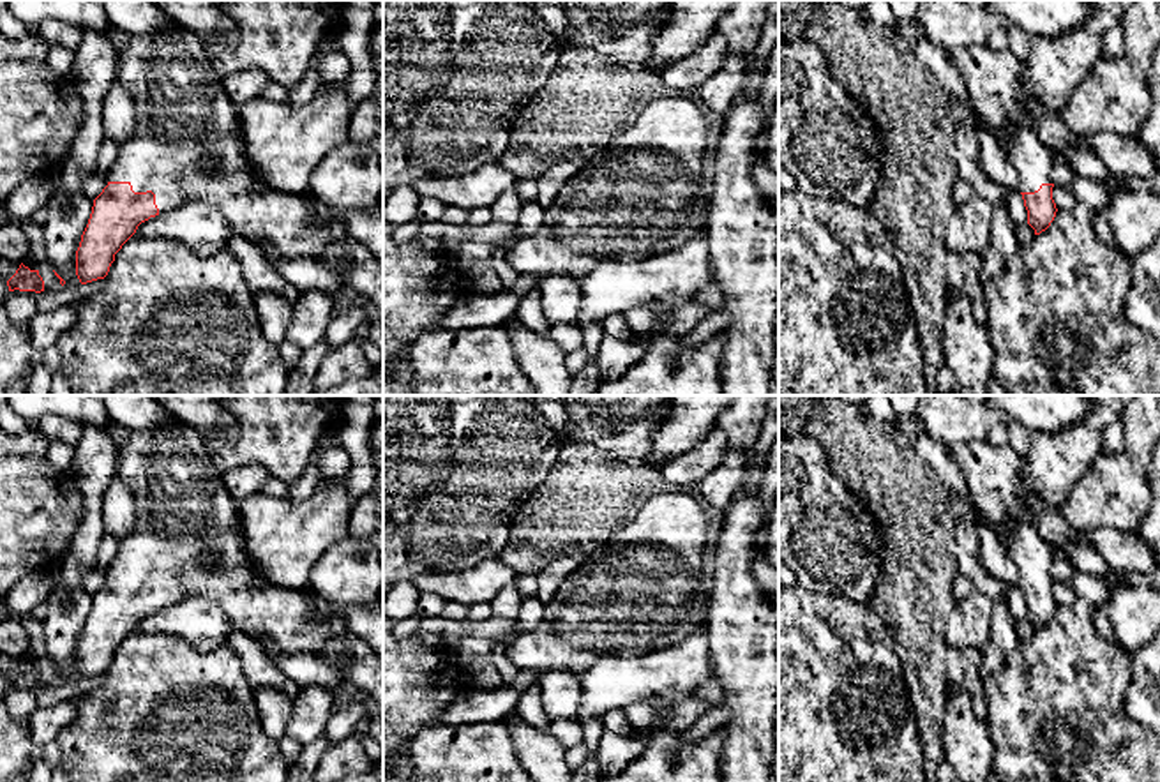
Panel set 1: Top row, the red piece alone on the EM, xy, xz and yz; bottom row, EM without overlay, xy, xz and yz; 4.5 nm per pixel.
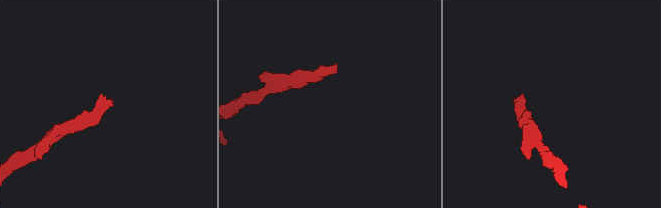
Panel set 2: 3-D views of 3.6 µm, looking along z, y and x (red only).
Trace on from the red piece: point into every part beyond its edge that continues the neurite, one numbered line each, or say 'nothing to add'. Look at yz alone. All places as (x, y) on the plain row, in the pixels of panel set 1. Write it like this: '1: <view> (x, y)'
1: yz (1033, 556)

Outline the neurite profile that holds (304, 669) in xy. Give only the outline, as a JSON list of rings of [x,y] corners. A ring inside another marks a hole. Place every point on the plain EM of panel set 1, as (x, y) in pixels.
[[[252,637],[267,657],[274,662],[274,665],[291,678],[300,688],[307,685],[323,685],[332,692],[343,685],[343,674],[325,662],[320,655],[314,653],[282,653],[274,644],[265,644],[261,639]]]

